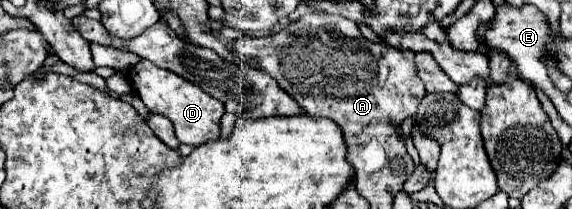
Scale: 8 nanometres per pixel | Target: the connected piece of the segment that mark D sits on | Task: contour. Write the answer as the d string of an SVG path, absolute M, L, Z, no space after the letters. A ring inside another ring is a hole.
M150 61L138 63L130 71L130 81L132 81L134 91L140 95L140 99L144 101L144 105L150 111L162 113L172 121L180 143L198 147L208 141L216 141L220 137L220 117L224 115L224 105L218 99L204 93L194 83L178 77L176 73L172 73L168 69L160 69Z

